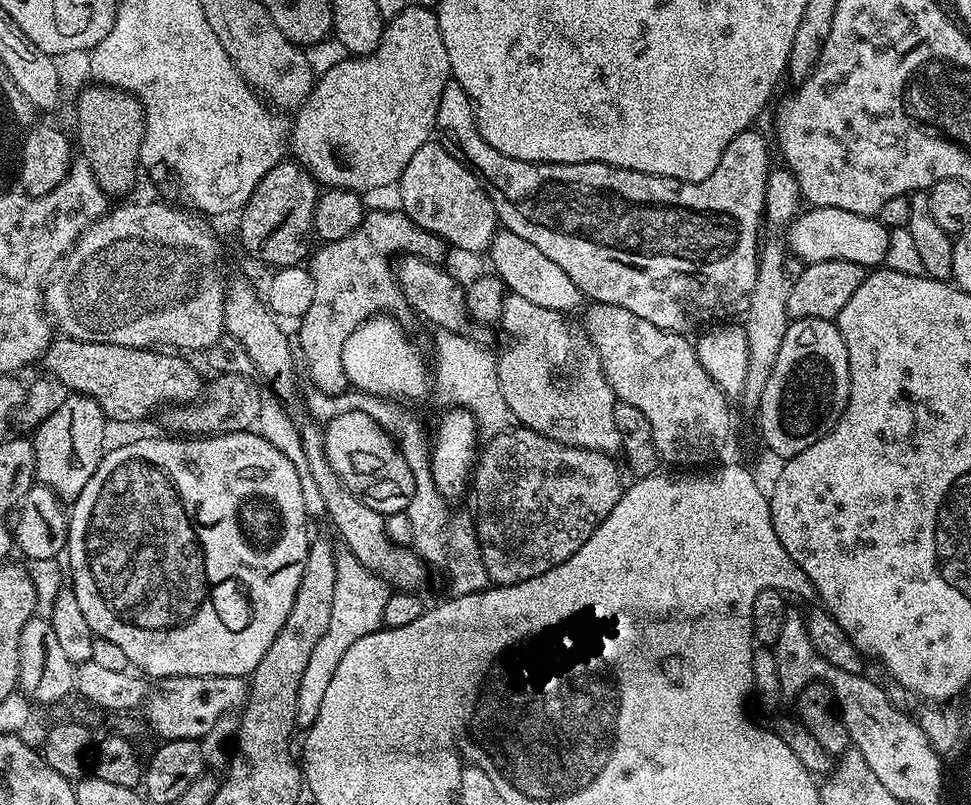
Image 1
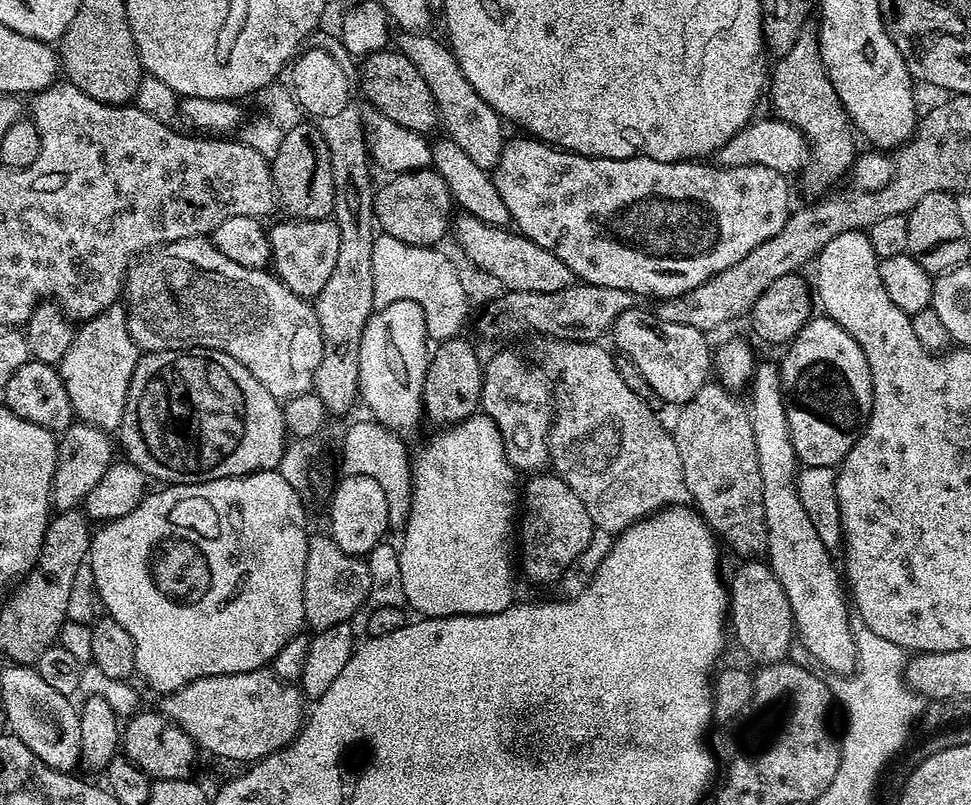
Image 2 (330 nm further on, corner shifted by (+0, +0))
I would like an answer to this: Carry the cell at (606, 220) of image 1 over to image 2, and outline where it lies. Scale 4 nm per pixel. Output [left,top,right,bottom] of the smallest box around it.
[490,134,789,302]

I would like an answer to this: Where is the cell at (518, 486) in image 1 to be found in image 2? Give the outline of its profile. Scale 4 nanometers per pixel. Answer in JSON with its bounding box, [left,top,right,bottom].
[518,474,594,584]

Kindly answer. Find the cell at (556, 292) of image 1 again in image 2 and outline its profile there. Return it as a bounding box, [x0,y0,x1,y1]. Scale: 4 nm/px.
[610,308,714,405]

